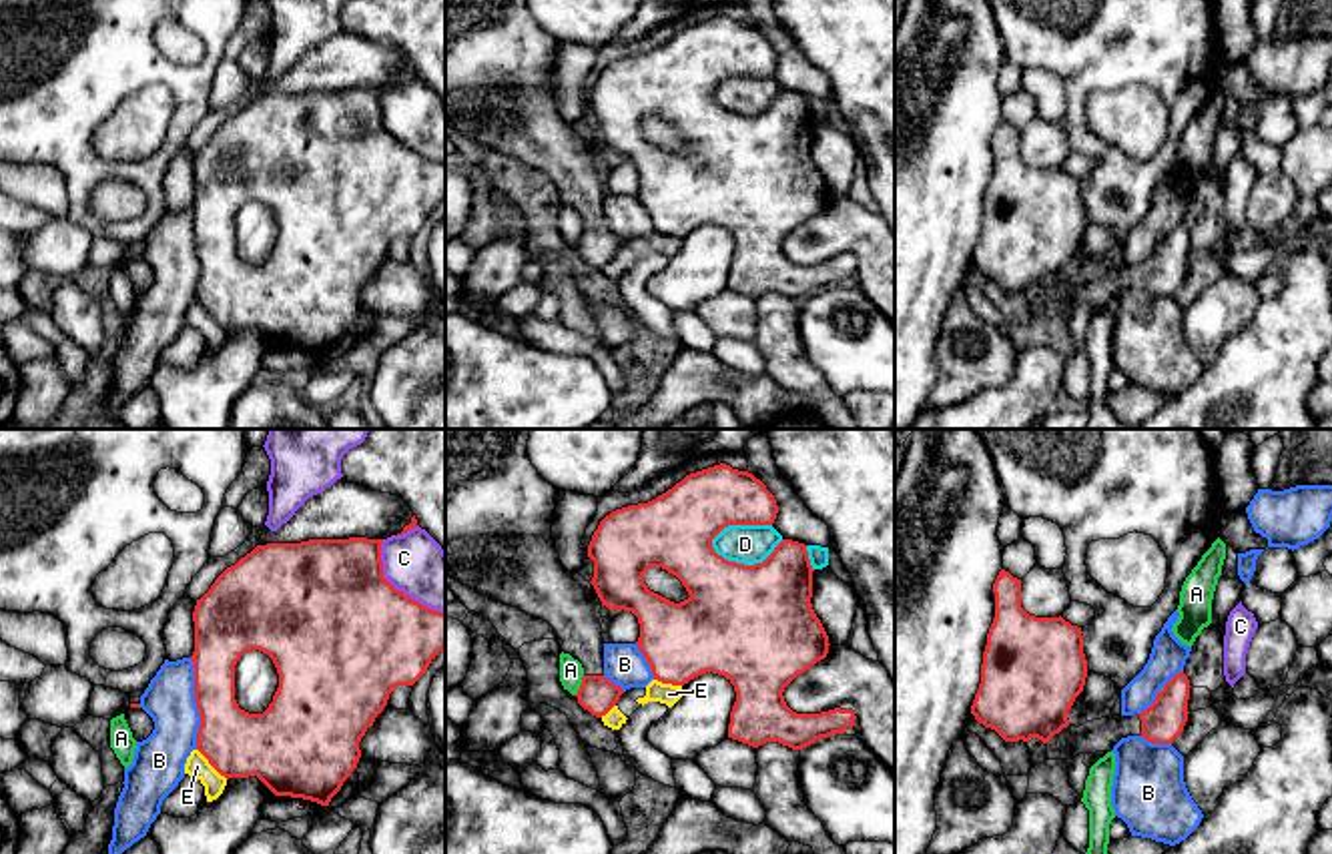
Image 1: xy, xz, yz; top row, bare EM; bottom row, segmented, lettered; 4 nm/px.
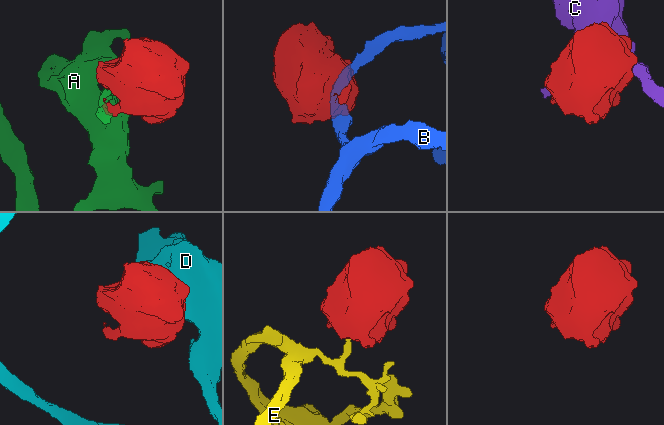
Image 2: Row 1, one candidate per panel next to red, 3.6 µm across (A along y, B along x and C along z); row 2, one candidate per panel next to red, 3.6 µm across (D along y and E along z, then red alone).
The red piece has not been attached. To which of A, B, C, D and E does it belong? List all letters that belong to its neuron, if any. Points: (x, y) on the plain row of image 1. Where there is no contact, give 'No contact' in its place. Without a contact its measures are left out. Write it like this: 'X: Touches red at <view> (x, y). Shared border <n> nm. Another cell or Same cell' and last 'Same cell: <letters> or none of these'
A: Touches red at xz (580, 237). Shared border 90 nm. Another cell
B: Touches red at xy (197, 255). Shared border 360 nm. Another cell
C: Touches red at xy (394, 139). Shared border 400 nm. Another cell
D: Touches red at xz (747, 117). Shared border 300 nm. Another cell
E: Touches red at xy (211, 315). Shared border 180 nm. Another cell
Same cell: none of these

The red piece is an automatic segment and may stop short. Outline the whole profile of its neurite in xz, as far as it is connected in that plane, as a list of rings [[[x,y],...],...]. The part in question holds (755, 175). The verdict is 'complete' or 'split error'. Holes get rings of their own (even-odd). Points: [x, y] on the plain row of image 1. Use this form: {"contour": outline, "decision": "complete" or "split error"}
{"contour": [[[445,0],[445,128],[451,128],[477,144],[518,158],[548,172],[564,204],[584,219],[578,255],[592,267],[606,267],[624,241],[604,227],[604,190],[600,160],[632,162],[640,174],[638,200],[646,208],[654,231],[684,237],[712,223],[724,227],[736,243],[730,263],[728,289],[758,299],[778,293],[802,301],[820,289],[845,285],[855,277],[853,261],[828,261],[820,265],[796,265],[784,253],[784,239],[828,204],[828,186],[816,168],[812,148],[812,116],[804,94],[782,90],[774,102],[754,116],[728,112],[712,98],[712,90],[728,76],[772,76],[778,64],[774,46],[748,22],[726,14],[686,26],[666,44],[648,54],[628,56],[606,66],[592,86],[588,108],[594,112],[594,128],[586,132],[568,122],[552,90],[552,72],[560,42],[546,32],[528,8],[528,0]],[[650,118],[662,118],[676,126],[688,142],[688,150],[674,154],[644,134]]], "decision": "split error"}

